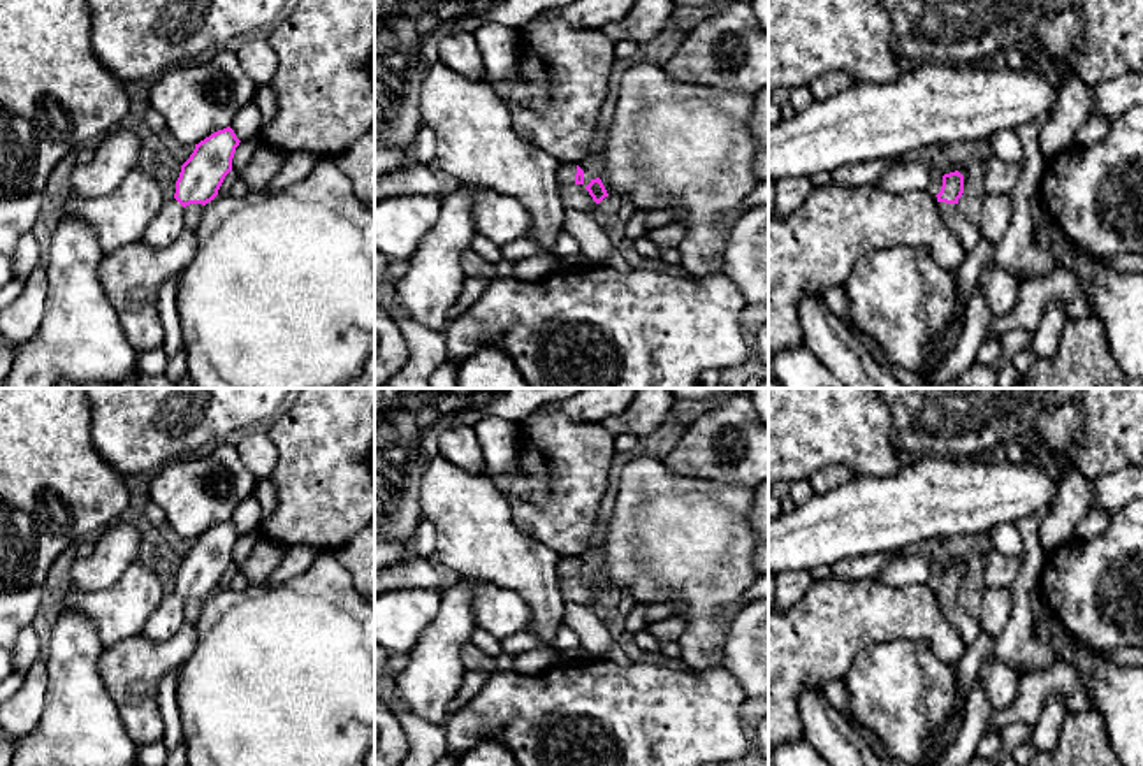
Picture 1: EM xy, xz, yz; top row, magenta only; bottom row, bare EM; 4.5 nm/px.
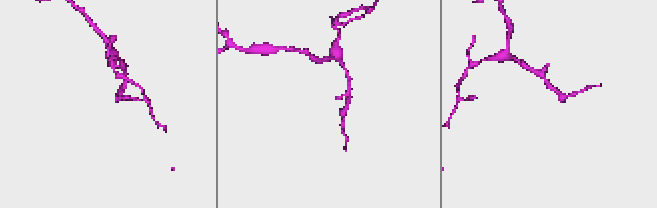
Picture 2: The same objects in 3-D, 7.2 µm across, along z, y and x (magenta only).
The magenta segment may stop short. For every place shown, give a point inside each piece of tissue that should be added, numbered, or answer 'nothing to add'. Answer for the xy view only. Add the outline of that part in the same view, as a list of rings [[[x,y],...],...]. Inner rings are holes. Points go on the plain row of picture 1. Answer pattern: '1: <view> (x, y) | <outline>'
1: xy (169, 615) | [[[169,592],[144,624],[142,634],[153,643],[162,643],[172,638],[183,624],[185,601],[176,592]]]

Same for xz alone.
1: xz (567, 564) | [[[561,555],[557,562],[557,578],[575,578],[577,559]]]

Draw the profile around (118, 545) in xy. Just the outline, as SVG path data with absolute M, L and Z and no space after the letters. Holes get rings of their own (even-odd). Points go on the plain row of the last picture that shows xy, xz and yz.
M113 524L100 532L93 553L77 559L70 567L70 582L77 590L107 589L125 569L139 560L141 534L128 524Z

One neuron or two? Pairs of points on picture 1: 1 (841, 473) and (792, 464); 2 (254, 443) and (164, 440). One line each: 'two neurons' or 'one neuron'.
1: two neurons
2: two neurons

